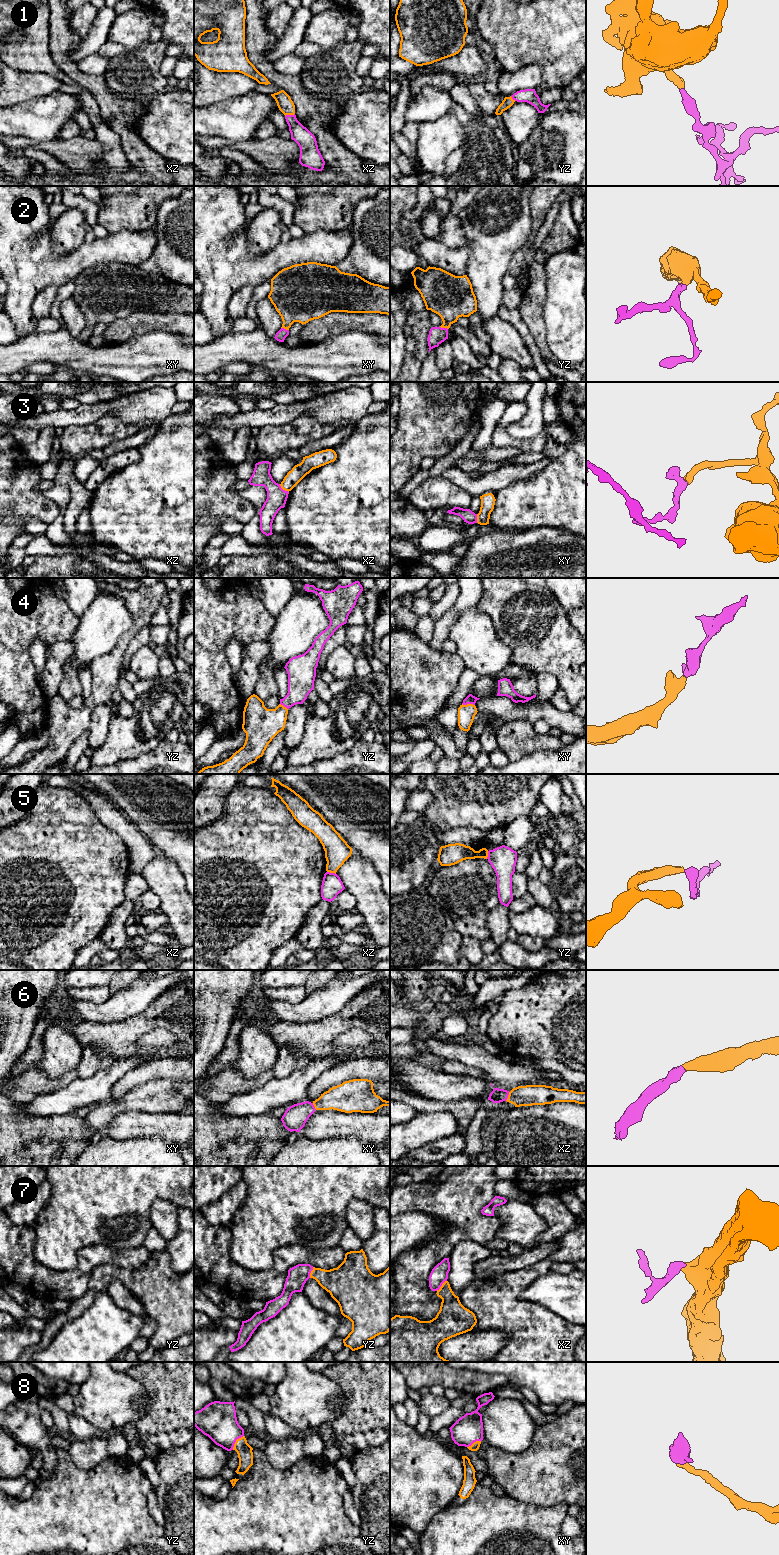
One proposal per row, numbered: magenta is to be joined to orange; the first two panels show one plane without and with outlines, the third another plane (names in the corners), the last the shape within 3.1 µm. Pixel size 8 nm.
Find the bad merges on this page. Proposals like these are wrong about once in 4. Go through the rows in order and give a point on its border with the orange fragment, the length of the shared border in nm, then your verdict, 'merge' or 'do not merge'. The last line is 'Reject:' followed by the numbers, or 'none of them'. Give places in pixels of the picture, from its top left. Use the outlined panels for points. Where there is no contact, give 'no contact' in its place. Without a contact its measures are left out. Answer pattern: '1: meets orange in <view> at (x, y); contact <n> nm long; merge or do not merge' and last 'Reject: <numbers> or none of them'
1: meets orange in xz at (289, 114); contact 80 nm long; merge
2: meets orange in xy at (285, 328); contact 70 nm long; merge
3: meets orange in xz at (283, 489); contact 100 nm long; do not merge
4: meets orange in xy at (468, 704); contact 110 nm long; merge
5: meets orange in xz at (331, 872); contact 80 nm long; do not merge
6: meets orange in xz at (508, 1096); contact 80 nm long; merge
7: meets orange in xz at (441, 1286); contact 120 nm long; merge
8: meets orange in yz at (236, 1441); contact 150 nm long; merge
Reject: 3, 5

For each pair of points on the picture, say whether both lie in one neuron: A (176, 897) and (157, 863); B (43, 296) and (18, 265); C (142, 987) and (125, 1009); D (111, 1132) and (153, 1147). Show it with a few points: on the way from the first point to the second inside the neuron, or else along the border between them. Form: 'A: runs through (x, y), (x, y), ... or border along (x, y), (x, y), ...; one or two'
A: runs through (171, 889), (160, 871); one
B: border along (58, 285), (46, 286), (35, 297), (32, 314); two
C: runs through (141, 992), (129, 1004); one
D: border along (151, 1135), (132, 1136), (123, 1139), (105, 1137); two

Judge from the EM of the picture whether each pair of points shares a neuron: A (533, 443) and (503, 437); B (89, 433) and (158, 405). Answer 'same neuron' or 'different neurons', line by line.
A: same neuron
B: different neurons

